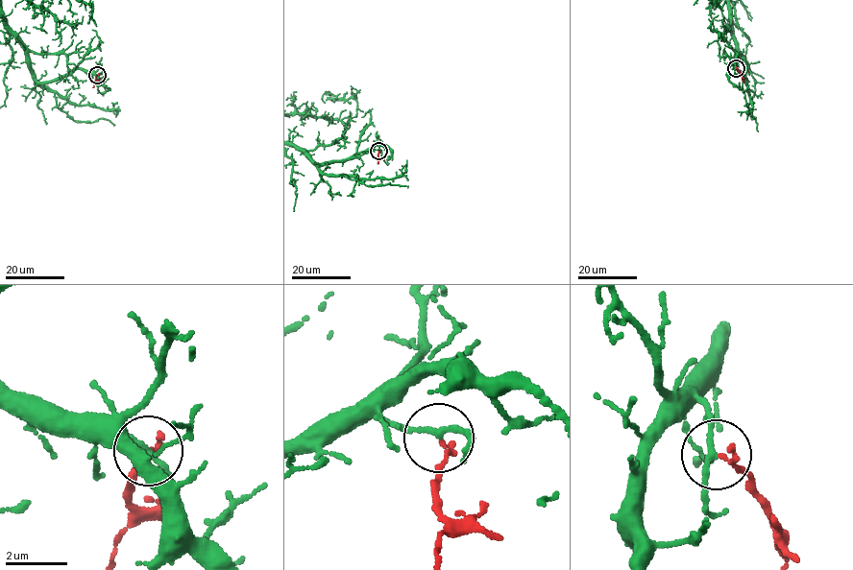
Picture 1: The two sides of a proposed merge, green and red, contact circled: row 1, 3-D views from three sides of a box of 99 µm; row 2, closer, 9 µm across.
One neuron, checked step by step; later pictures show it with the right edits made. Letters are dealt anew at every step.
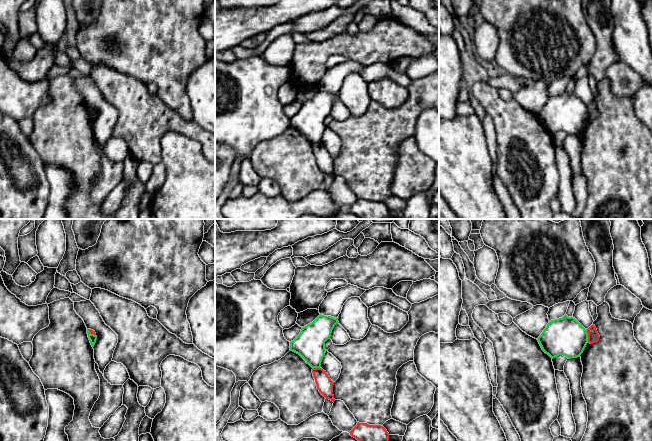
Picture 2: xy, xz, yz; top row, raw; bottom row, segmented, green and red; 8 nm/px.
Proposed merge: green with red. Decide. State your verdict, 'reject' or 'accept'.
reject

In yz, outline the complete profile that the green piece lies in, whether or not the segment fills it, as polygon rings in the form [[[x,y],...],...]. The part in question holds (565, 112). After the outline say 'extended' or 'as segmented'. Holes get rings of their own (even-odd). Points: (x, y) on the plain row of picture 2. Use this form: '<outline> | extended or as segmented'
[[[564,91],[549,97],[537,116],[552,135],[559,131],[571,135],[583,129],[588,119],[588,109],[574,93]]] | as segmented

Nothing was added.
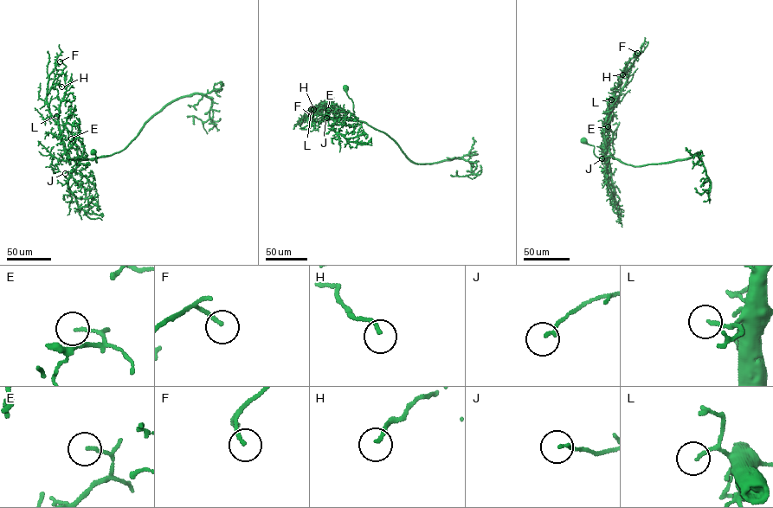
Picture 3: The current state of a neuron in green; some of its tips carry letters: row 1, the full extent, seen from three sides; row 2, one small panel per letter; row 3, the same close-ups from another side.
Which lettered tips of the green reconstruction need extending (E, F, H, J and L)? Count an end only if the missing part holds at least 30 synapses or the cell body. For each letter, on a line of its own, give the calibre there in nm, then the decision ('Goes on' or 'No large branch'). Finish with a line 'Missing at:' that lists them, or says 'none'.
E: Thickness 130 nm. No large branch
F: Thickness 150 nm. No large branch
H: Thickness 150 nm. No large branch
J: Thickness 120 nm. No large branch
L: Thickness 140 nm. No large branch
Missing at: none

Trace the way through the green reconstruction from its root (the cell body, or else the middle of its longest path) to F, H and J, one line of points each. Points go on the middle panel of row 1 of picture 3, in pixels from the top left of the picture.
F: (345, 87), (353, 103), (355, 118), (330, 118), (318, 112), (301, 118), (309, 110), (316, 110), (311, 115)
H: (345, 87), (353, 103), (355, 118), (330, 118), (318, 112), (301, 118), (306, 112), (313, 109)
J: (345, 87), (353, 103), (355, 118), (335, 121), (326, 118)

